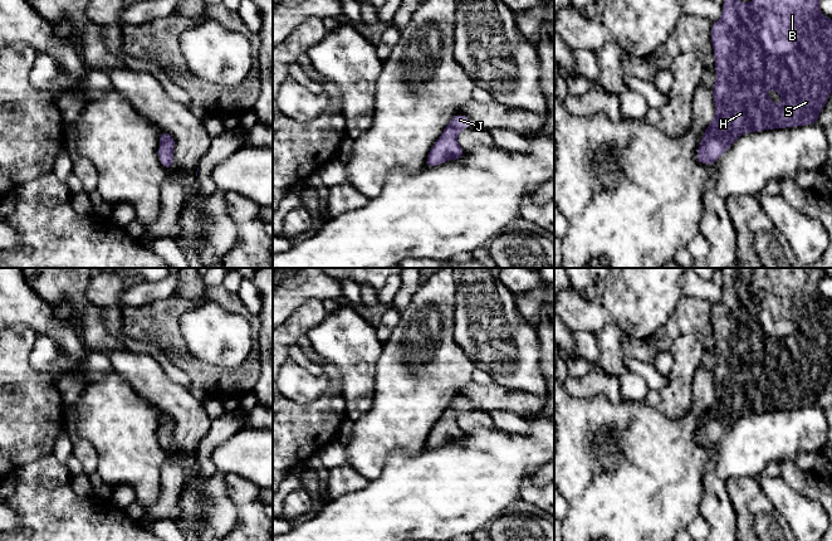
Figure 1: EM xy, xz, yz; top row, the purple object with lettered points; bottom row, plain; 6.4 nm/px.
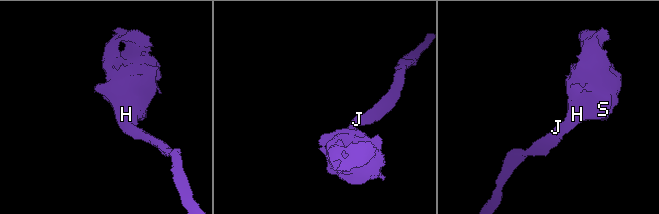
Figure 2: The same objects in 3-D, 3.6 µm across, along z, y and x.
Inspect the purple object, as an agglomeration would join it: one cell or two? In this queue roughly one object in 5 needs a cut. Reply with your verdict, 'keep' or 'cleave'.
keep

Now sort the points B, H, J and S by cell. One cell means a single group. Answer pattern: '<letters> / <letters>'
B H J S

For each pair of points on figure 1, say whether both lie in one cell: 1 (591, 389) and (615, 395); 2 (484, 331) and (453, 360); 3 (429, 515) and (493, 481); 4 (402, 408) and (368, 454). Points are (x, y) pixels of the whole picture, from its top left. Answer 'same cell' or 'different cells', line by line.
1: same cell
2: different cells
3: same cell
4: same cell

